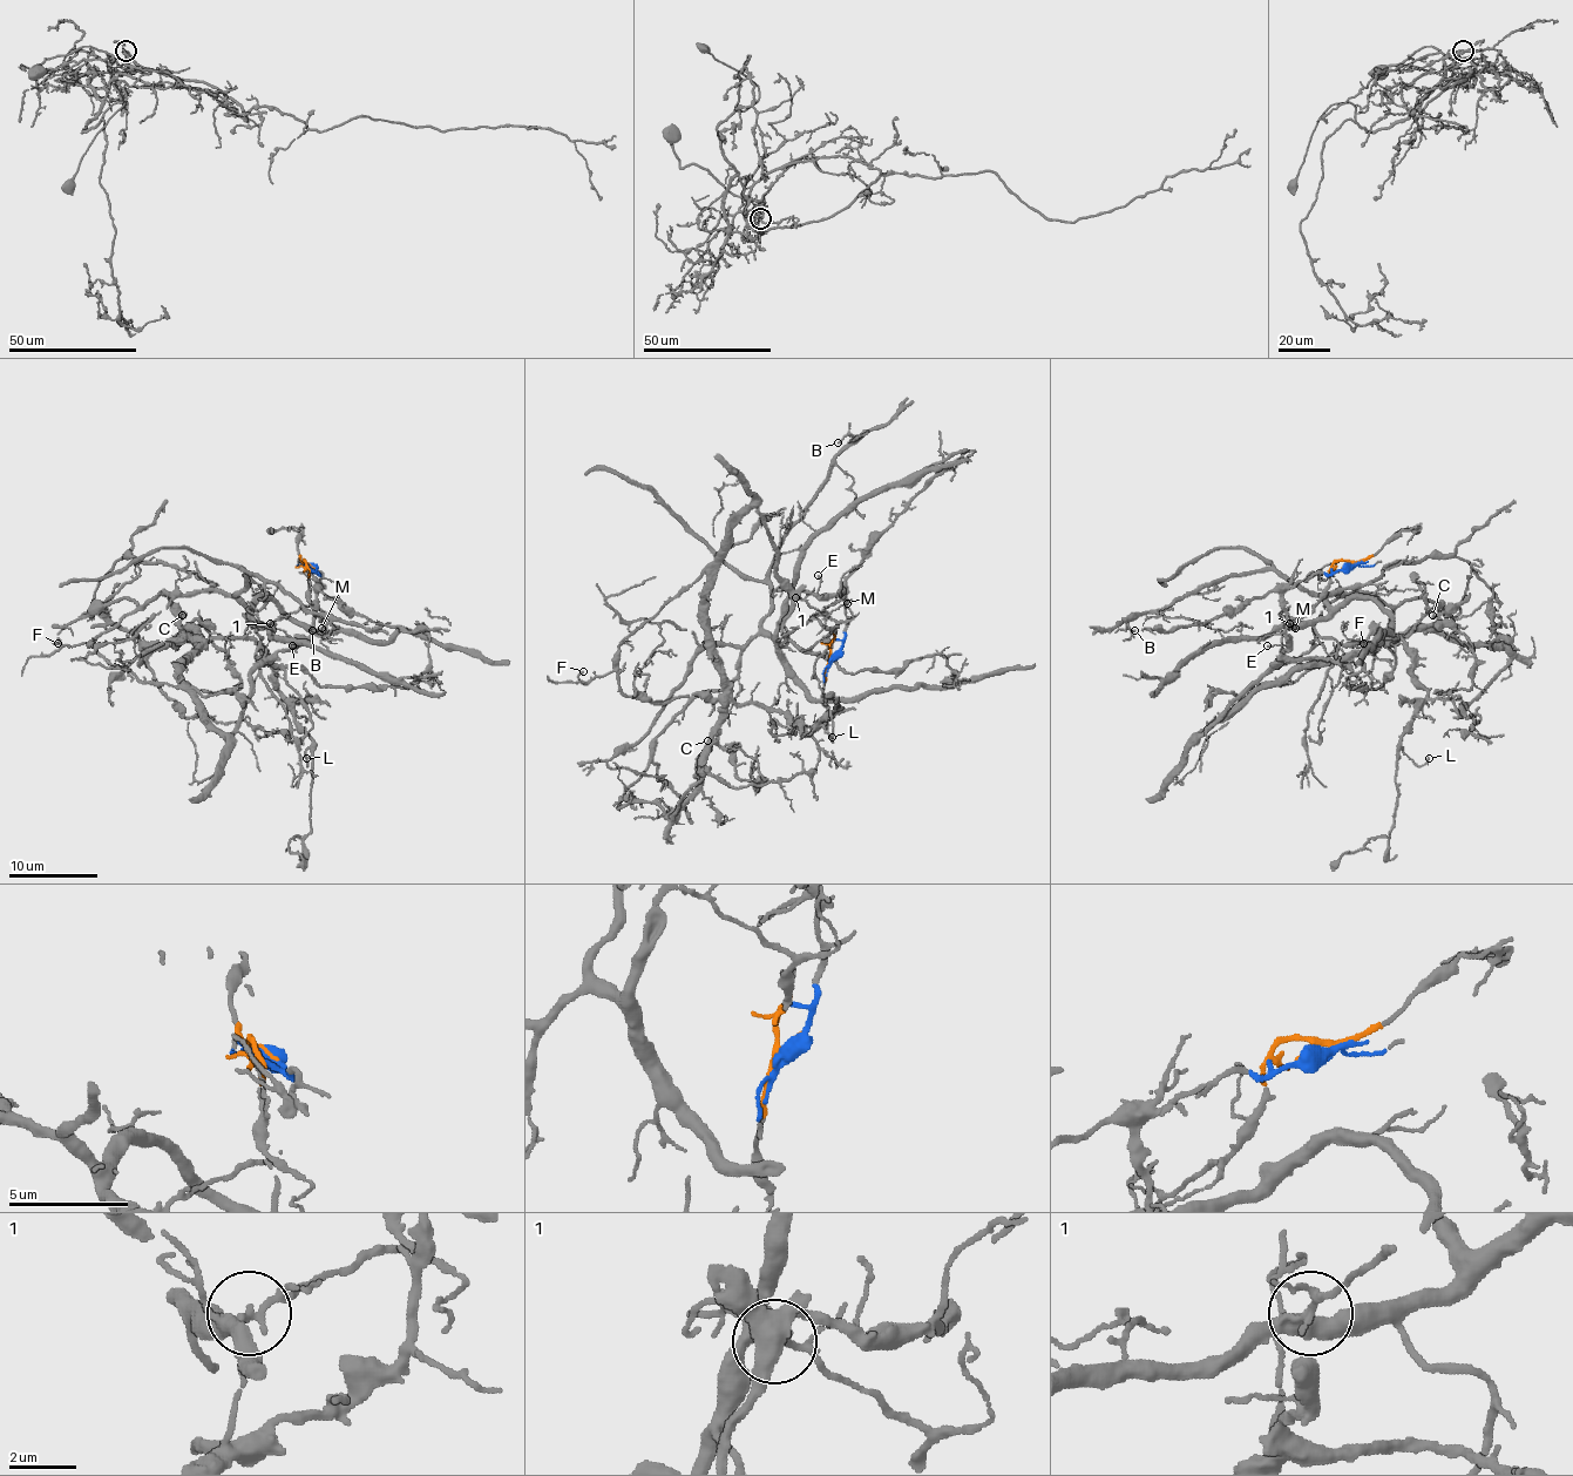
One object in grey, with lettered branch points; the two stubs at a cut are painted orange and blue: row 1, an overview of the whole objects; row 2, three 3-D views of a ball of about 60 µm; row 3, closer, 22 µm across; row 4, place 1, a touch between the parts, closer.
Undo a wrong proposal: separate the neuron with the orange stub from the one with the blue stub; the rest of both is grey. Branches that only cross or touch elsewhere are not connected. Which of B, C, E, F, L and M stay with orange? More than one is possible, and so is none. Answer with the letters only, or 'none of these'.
B, F, M

